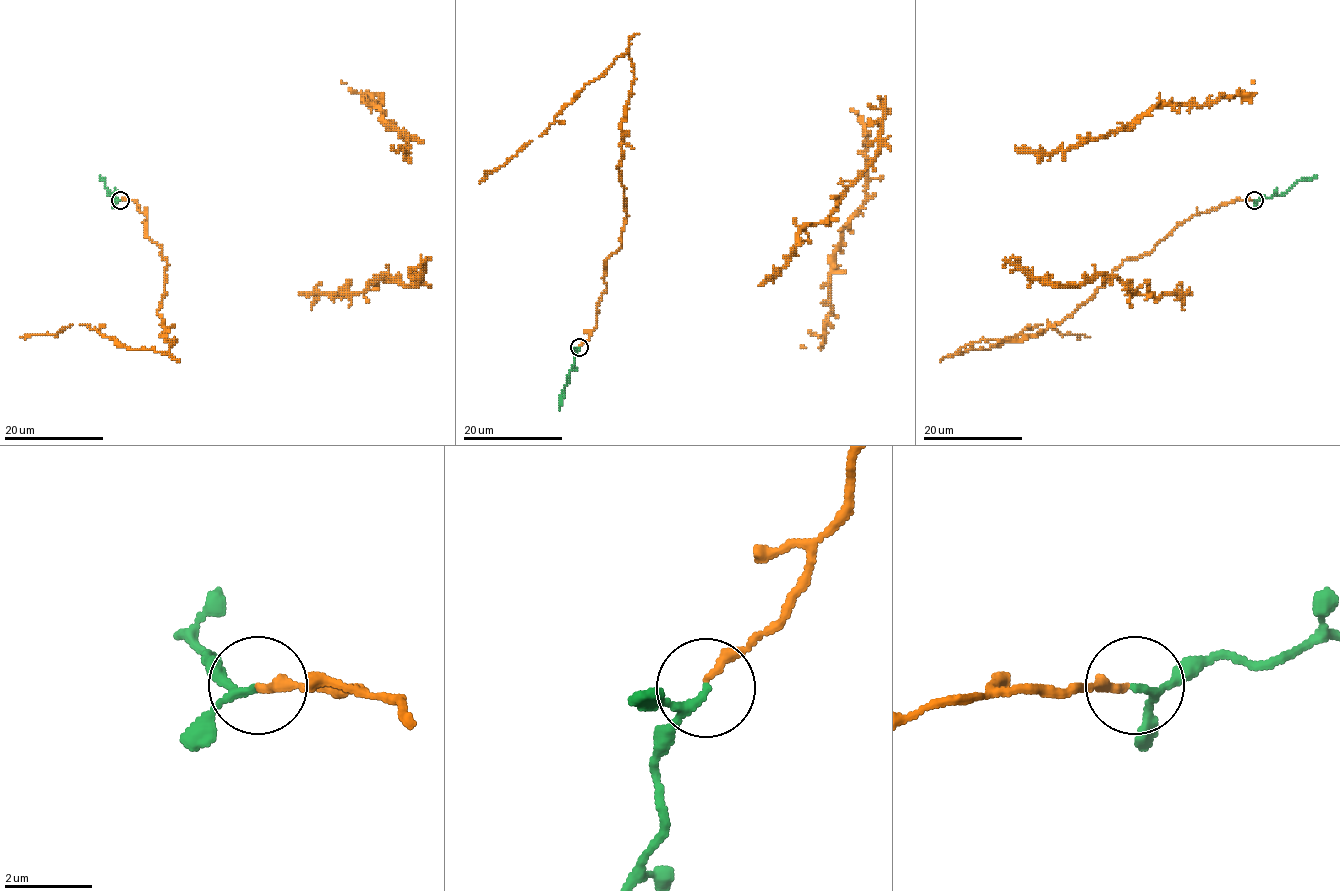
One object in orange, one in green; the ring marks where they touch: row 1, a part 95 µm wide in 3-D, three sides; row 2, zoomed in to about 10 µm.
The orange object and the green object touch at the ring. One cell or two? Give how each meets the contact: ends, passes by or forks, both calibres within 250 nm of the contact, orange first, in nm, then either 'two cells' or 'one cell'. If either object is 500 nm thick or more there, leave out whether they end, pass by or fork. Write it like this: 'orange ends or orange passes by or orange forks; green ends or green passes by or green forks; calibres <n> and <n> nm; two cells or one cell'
orange ends; green passes by; calibres 220 and 140 nm; one cell

